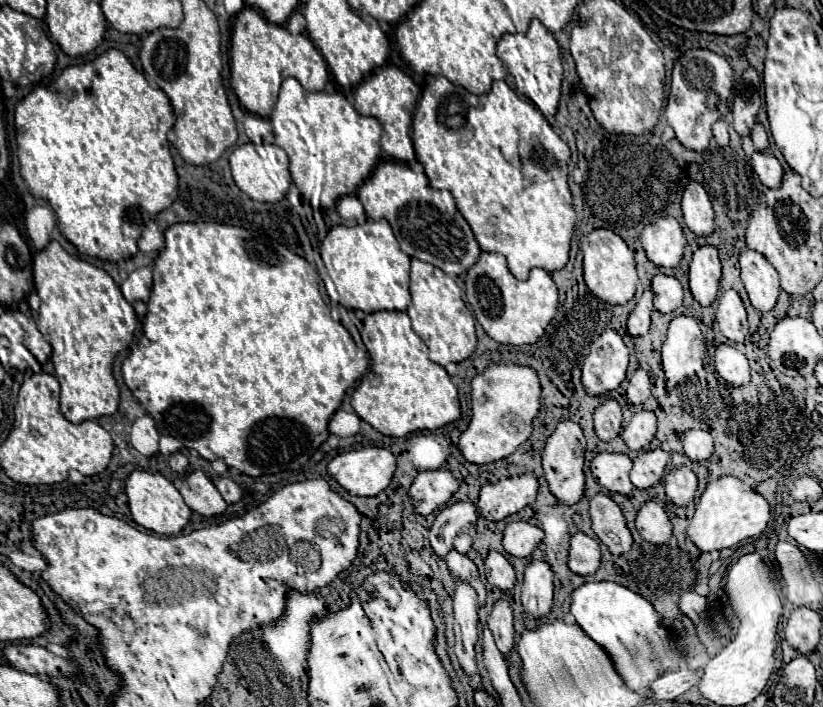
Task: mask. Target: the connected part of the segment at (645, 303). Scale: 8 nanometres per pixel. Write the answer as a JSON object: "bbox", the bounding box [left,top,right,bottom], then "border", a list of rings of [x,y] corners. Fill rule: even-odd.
{"bbox":[627,290,653,336],"border":[[[645,290],[629,316],[627,334],[629,336],[645,336],[649,330],[649,324],[651,324],[651,312],[653,312],[653,292]]]}

